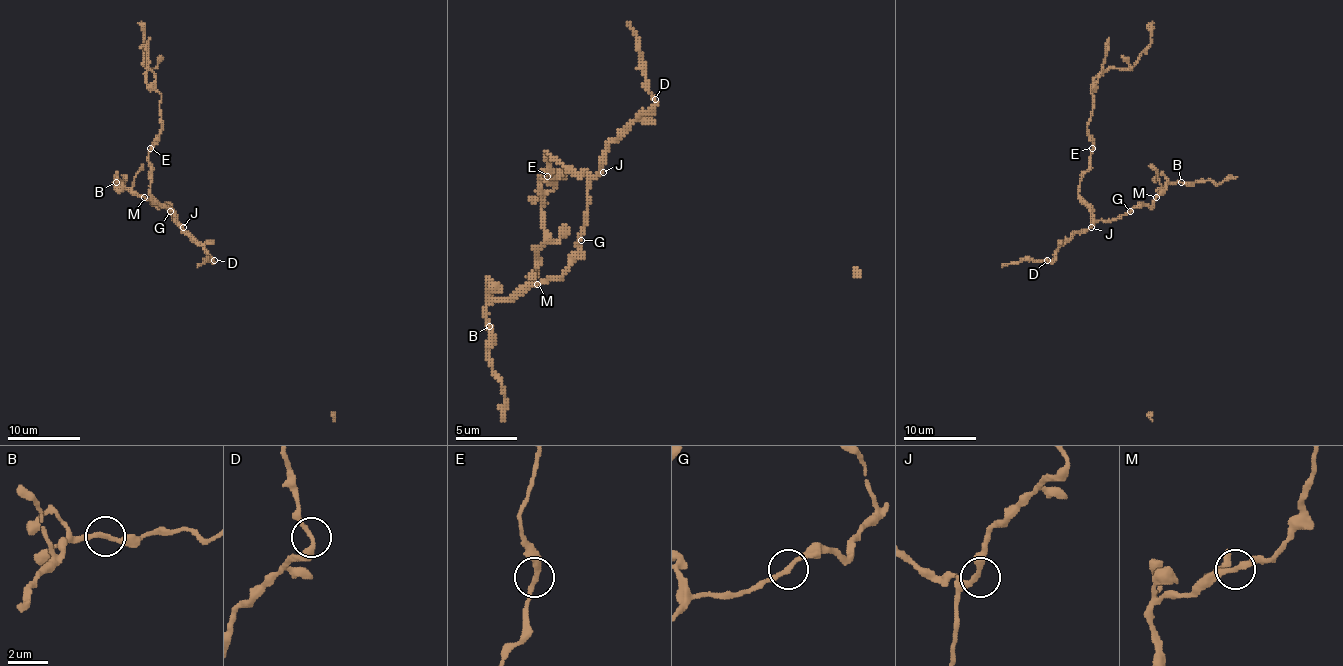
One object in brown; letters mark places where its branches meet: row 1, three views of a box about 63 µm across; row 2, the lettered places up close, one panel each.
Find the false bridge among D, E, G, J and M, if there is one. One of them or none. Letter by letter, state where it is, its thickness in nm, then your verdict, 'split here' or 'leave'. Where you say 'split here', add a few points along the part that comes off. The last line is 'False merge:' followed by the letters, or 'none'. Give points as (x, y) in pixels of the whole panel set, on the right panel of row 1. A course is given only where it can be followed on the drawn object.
D: place (1047, 260); calibre 240 nm; leave
E: place (1092, 148); calibre 280 nm; leave
G: place (1130, 211); calibre 240 nm; leave
J: place (1091, 227); calibre 300 nm; leave
M: place (1156, 197); calibre 240 nm; leave
False merge: none

